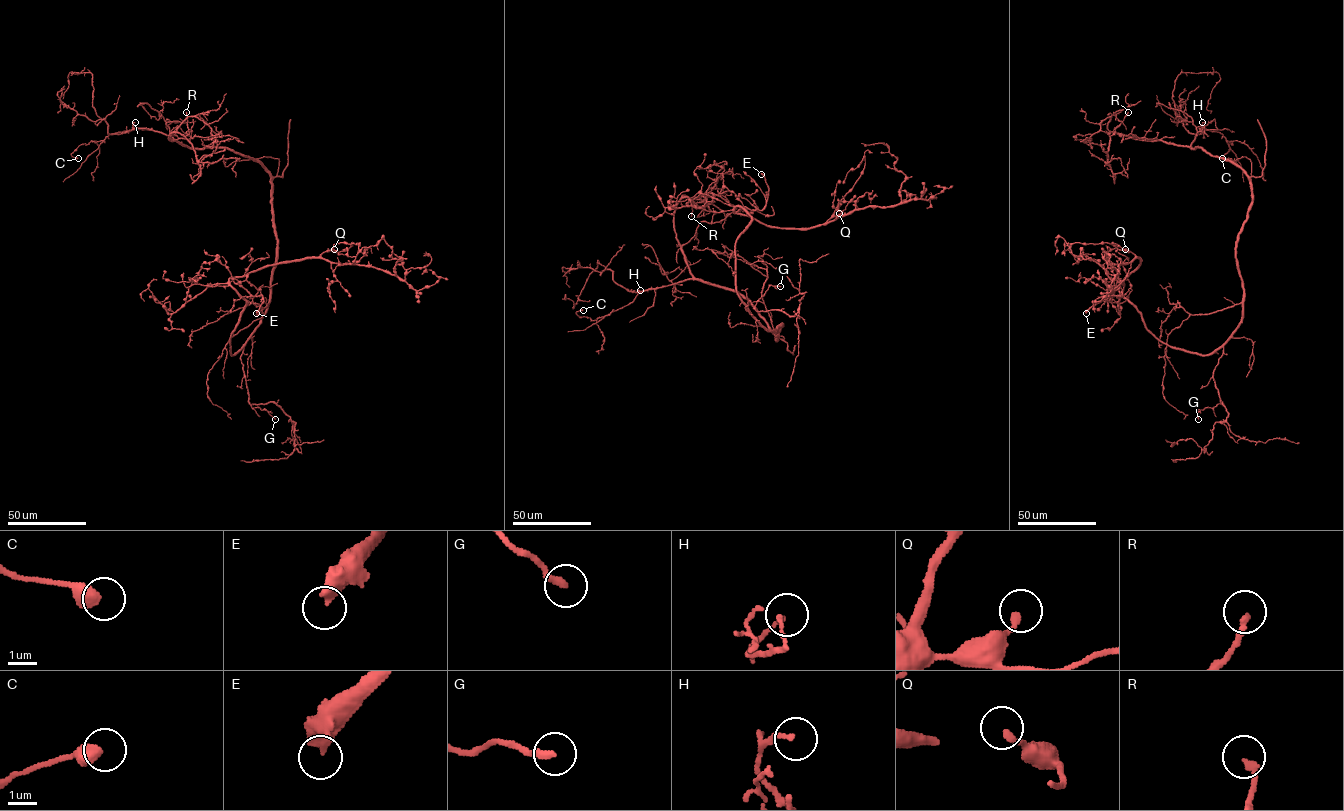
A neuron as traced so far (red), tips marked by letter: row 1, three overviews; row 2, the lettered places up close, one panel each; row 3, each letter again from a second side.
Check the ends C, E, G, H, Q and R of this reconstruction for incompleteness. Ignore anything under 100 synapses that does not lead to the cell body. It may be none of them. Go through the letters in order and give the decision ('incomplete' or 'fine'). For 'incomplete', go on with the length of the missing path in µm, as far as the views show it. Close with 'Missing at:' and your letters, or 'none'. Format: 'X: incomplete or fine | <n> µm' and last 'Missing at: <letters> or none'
C: fine
E: incomplete | 70 µm
G: fine
H: fine
Q: fine
R: fine
Missing at: E

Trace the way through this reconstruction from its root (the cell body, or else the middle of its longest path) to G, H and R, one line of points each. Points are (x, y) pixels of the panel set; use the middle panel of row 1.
G: (773, 331), (766, 329), (745, 307), (750, 301), (754, 308), (770, 285), (780, 286)
H: (773, 331), (782, 324), (776, 340), (757, 310), (730, 290), (692, 279), (638, 292), (640, 290)
R: (773, 331), (782, 324), (776, 340), (742, 296), (692, 275), (675, 231), (683, 198), (694, 202), (691, 216)

